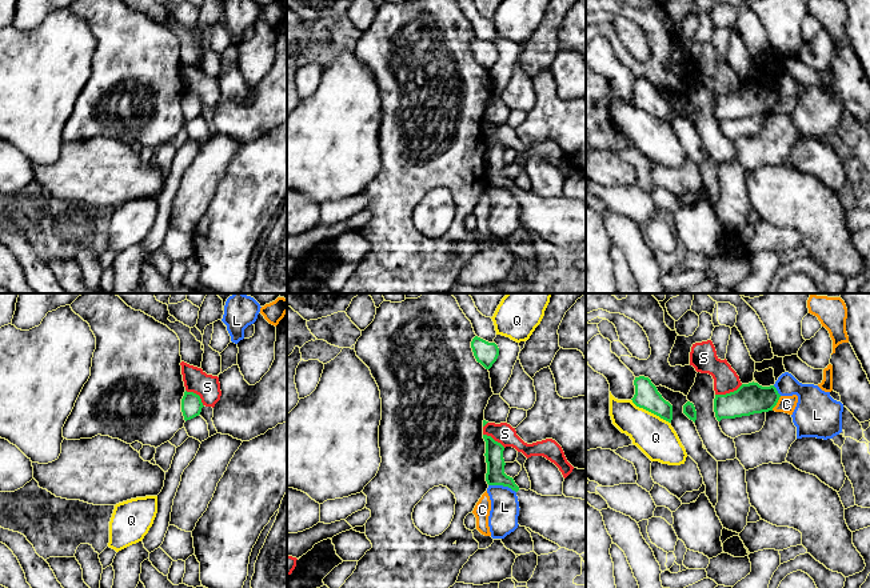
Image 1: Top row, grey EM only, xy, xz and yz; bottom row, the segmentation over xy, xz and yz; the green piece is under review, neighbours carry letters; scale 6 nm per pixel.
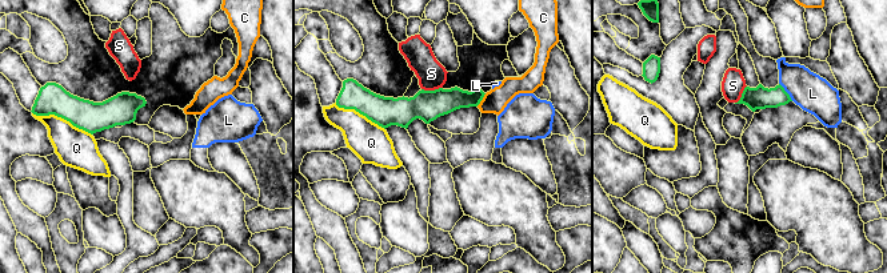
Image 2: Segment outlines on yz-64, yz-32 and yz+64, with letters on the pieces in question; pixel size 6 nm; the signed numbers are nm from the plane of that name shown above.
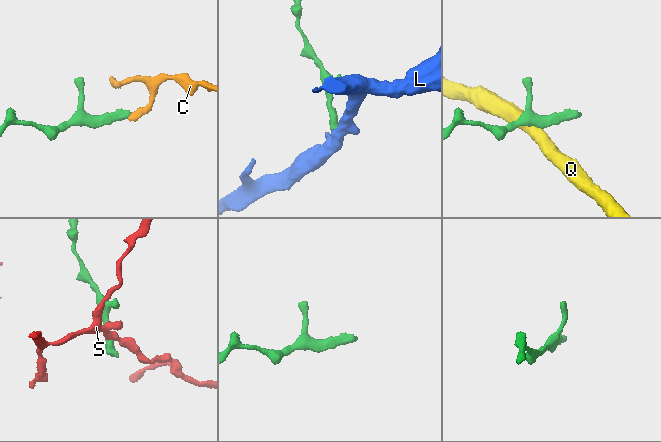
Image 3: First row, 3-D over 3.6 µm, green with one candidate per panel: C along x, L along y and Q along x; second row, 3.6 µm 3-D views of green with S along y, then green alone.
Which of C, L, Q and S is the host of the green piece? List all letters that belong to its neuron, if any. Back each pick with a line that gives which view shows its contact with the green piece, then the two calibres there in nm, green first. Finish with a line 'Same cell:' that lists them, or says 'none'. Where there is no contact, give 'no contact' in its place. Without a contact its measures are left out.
Same cell: none

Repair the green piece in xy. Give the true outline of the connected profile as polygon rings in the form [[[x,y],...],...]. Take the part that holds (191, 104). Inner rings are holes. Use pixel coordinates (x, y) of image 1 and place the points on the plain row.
[[[187,92],[184,93],[181,100],[181,113],[185,123],[199,117],[203,108],[204,107],[199,96]]]

